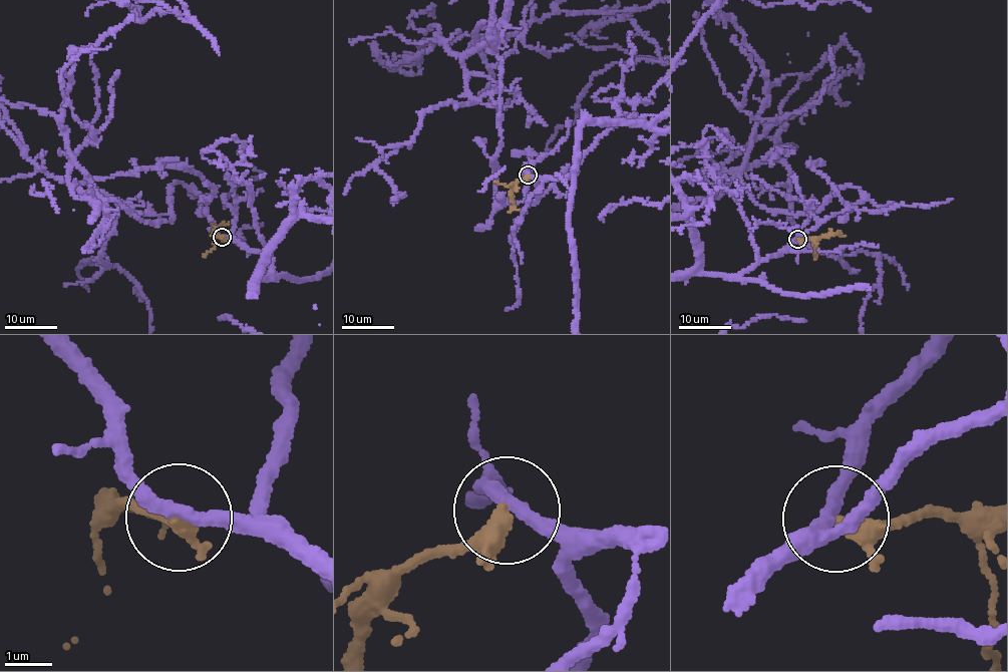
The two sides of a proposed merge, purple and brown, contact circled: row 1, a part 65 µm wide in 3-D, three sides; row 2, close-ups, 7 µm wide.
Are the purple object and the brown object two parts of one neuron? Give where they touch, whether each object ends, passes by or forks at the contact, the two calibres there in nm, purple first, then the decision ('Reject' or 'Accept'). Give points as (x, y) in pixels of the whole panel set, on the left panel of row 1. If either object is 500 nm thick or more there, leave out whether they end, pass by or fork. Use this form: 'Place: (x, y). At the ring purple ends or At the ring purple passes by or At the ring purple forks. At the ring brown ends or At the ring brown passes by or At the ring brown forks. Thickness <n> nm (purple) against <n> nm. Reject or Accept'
Place: (222, 237). At the ring purple passes by. At the ring brown passes by. Thickness 280 nm (purple) against 300 nm. Reject

